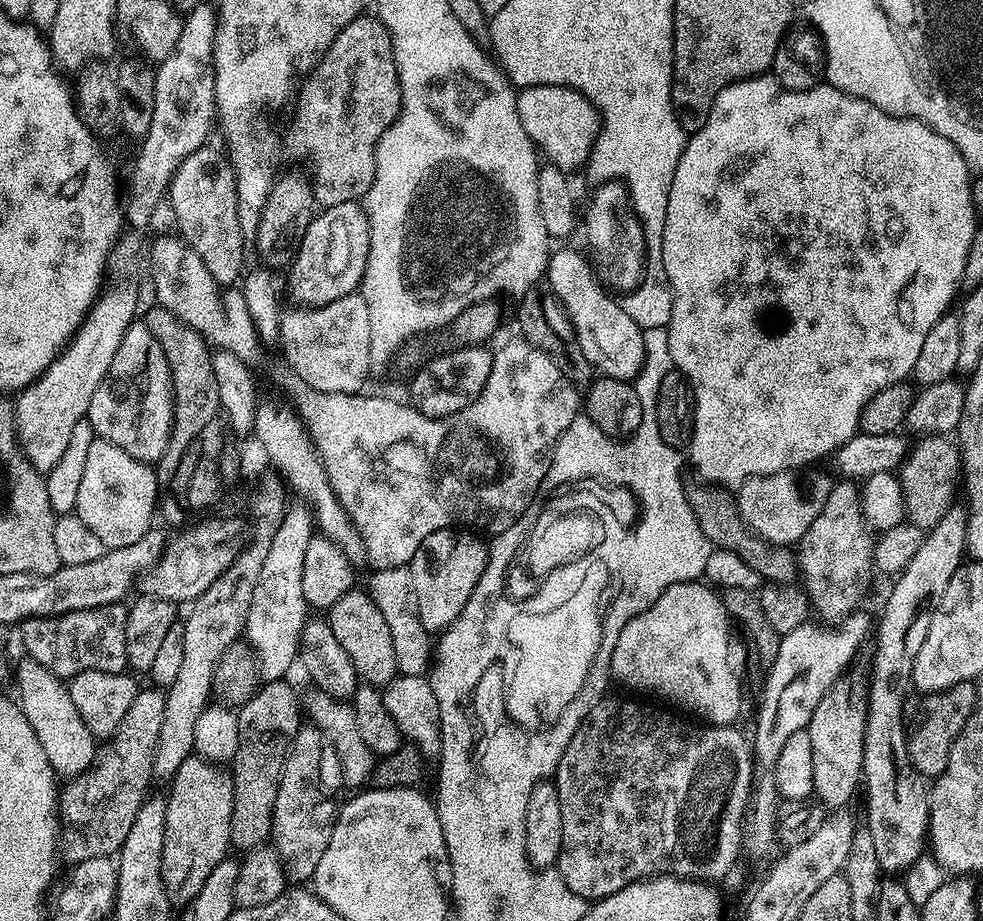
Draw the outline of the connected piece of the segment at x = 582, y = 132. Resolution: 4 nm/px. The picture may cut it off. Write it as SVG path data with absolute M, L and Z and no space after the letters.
M532 84L517 91L515 104L518 106L522 130L530 134L532 143L543 155L544 152L548 155L545 156L547 163L569 174L575 173L575 168L583 169L587 165L600 133L600 113L582 93L572 88Z

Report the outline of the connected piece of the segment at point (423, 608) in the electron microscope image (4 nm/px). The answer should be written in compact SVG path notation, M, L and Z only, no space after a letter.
M453 526L430 534L418 546L410 565L414 607L430 634L443 633L451 626L458 614L462 614L470 594L474 594L474 586L478 586L478 578L482 578L488 565L489 545L479 538L471 531Z

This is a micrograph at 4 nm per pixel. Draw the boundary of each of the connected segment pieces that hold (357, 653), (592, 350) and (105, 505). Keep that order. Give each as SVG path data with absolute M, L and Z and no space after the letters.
M353 586L332 608L327 609L326 621L333 630L335 638L350 656L354 670L359 679L373 686L387 686L396 679L396 655L394 654L394 638L390 638L390 626L386 626L386 618L382 618L382 610L372 601L367 591L359 592Z
M568 246L559 247L562 249L555 249L549 255L544 275L547 287L562 305L575 330L578 346L593 369L616 380L633 381L641 370L645 356L643 329L626 314L618 300L614 301L604 292L592 274L589 259L576 250L564 247Z
M98 438L90 442L74 514L82 518L82 522L86 522L86 526L90 526L94 534L98 534L98 538L102 538L105 549L134 546L134 542L138 542L138 538L142 538L153 527L152 515L154 517L157 515L158 497L161 492L162 485L156 481L155 467L144 464L138 458L130 458L126 450Z

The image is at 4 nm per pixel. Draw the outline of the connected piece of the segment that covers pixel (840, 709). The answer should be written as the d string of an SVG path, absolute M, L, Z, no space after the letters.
M853 667L845 671L839 680L835 680L826 690L822 702L814 706L814 714L810 718L807 731L810 734L810 750L814 750L814 788L815 799L825 809L844 810L849 807L852 795L862 784L864 770L864 735L868 721L868 681L869 677L860 668Z

